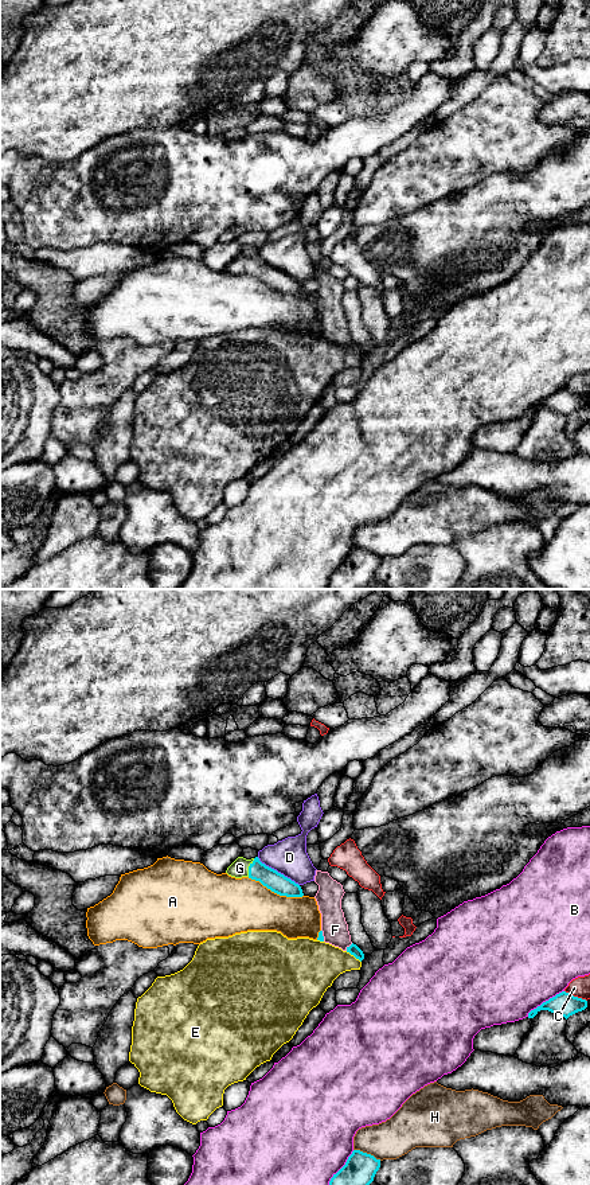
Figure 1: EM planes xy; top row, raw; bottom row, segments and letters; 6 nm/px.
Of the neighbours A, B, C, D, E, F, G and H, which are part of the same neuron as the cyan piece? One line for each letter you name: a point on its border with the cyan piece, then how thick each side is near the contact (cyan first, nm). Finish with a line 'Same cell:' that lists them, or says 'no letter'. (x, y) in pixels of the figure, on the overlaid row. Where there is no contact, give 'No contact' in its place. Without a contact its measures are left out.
G: Touches cyan at xy (249, 868). Thickness 120 nm (cyan) against 110 nm
Same cell: G

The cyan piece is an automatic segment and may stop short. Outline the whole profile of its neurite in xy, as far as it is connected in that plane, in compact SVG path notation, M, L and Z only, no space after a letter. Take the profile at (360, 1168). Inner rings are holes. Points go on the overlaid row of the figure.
M353 1150L345 1165L329 1181L329 1185L370 1185L380 1168L380 1159Z

